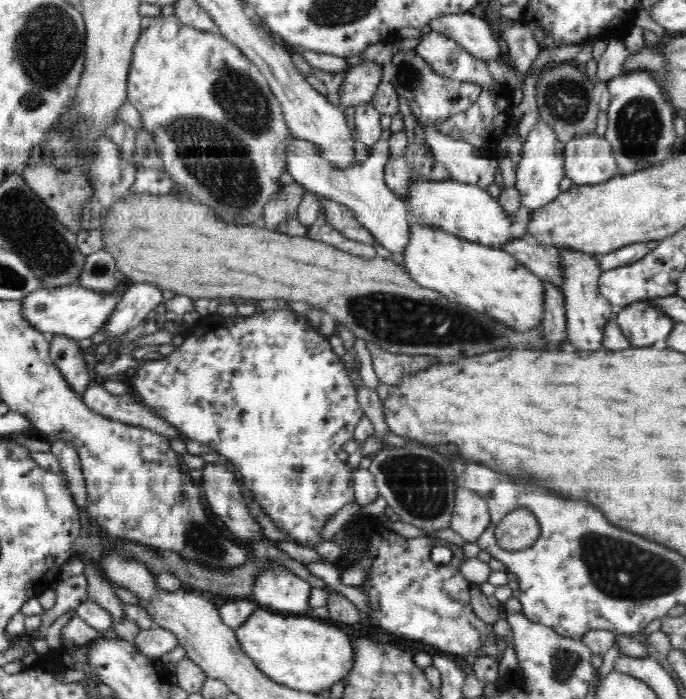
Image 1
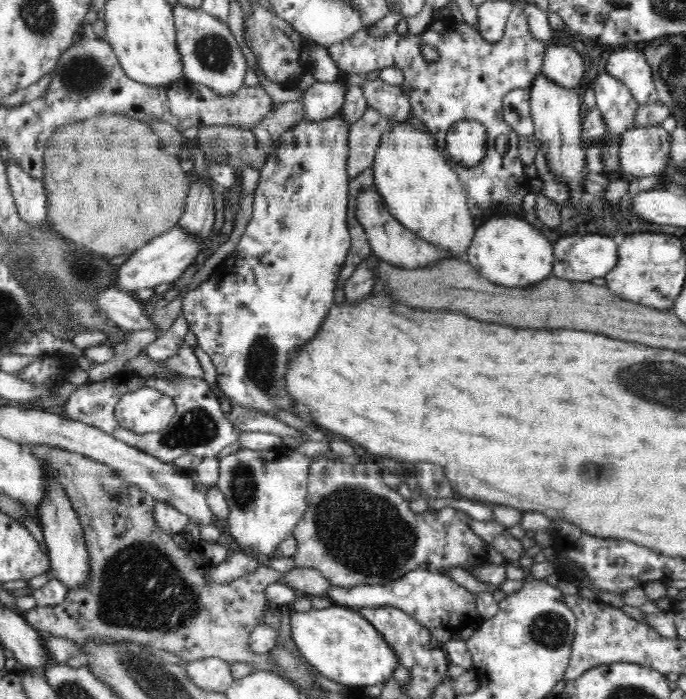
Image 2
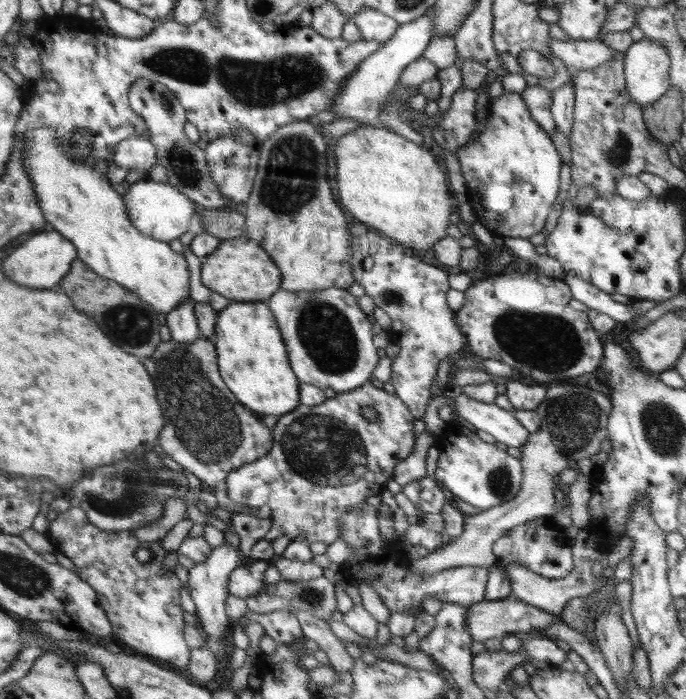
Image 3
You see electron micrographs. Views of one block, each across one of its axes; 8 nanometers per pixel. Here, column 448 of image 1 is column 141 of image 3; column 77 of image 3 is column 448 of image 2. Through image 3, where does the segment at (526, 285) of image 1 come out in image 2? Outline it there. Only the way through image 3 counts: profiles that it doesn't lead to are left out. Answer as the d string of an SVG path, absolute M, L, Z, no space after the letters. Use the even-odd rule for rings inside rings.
M407 120L396 122L380 139L375 154L376 160L371 167L374 169L374 187L383 198L390 214L402 225L414 231L423 241L444 249L448 258L463 260L477 228L474 227L474 216L467 205L468 194L465 185L436 148L436 137L432 133L414 128Z

